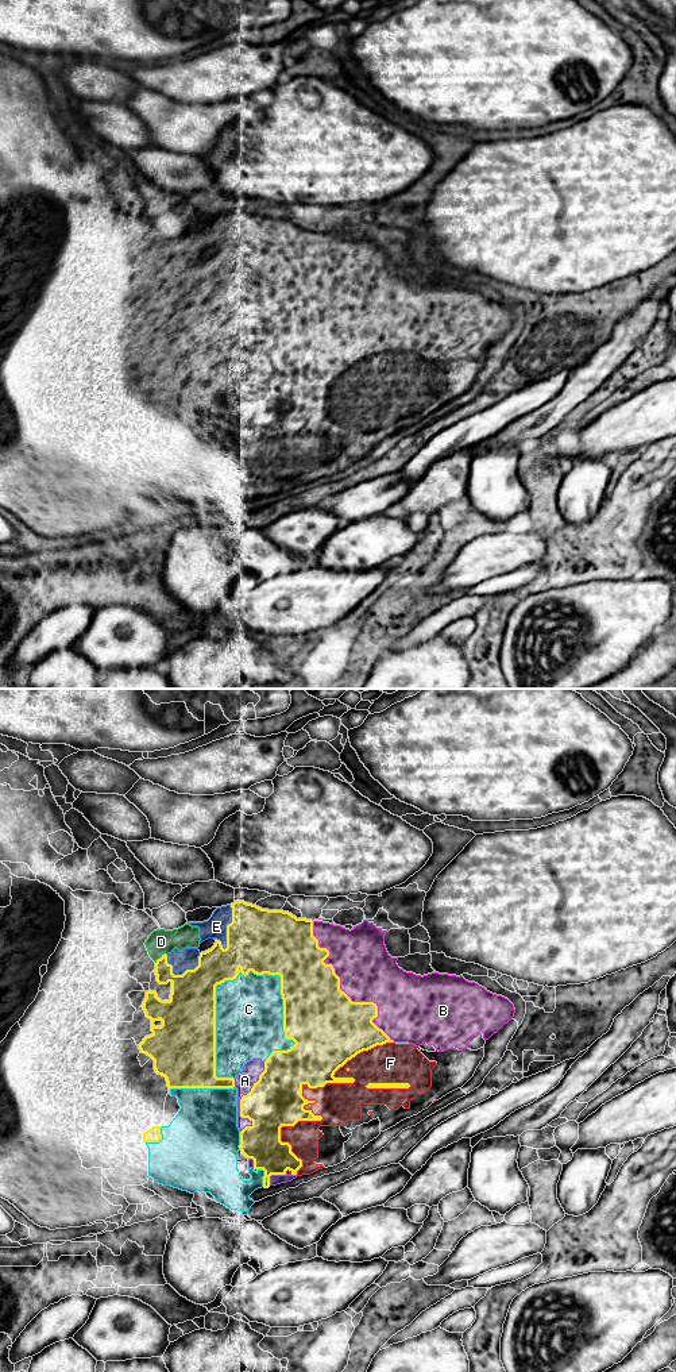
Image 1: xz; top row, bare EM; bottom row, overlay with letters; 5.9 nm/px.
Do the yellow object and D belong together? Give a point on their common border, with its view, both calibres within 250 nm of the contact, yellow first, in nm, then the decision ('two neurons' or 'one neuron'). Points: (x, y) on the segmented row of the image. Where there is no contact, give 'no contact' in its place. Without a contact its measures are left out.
xz (161, 958) | 200/150 nm | one neuron

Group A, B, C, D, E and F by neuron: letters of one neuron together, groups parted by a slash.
A B C D E F

